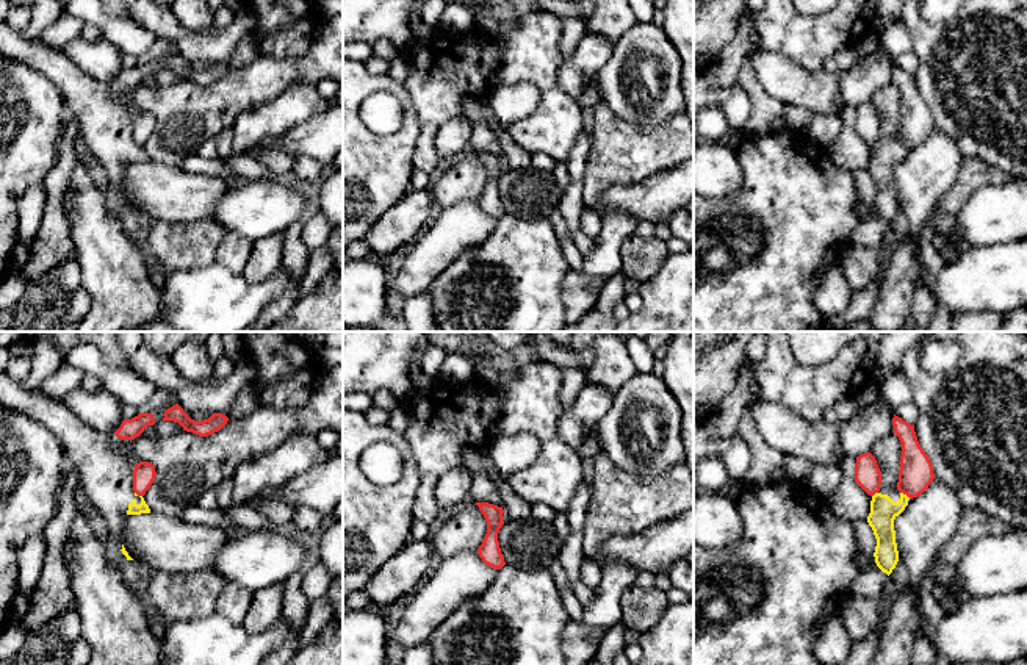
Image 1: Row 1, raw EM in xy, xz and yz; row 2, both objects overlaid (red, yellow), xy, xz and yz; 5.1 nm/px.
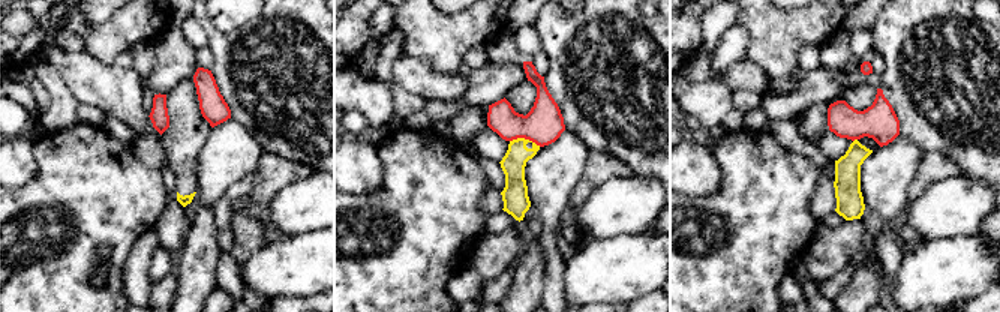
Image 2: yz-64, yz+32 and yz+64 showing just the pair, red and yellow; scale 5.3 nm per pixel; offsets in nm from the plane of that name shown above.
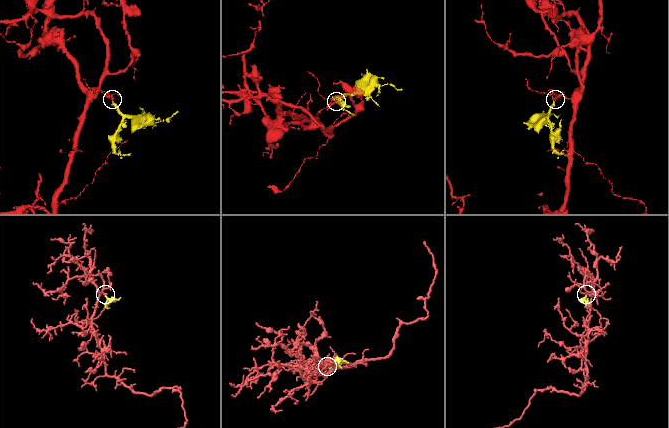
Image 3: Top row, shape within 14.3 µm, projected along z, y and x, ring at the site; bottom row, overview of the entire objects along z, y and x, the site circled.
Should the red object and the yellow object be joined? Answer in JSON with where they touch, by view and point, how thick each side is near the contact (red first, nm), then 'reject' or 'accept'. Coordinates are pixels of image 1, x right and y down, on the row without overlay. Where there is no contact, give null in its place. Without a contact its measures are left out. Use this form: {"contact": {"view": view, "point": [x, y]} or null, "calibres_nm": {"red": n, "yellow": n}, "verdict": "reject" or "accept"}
{"contact": {"view": "yz", "point": [905, 143]}, "calibres_nm": {"red": 180, "yellow": 140}, "verdict": "reject"}

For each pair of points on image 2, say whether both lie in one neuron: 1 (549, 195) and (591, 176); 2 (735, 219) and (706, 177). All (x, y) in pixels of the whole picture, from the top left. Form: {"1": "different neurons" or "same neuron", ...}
{"1": "different neurons", "2": "different neurons"}

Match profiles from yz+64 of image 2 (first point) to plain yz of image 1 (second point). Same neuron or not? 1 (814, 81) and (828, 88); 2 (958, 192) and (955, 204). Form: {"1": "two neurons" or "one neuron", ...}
{"1": "two neurons", "2": "two neurons"}

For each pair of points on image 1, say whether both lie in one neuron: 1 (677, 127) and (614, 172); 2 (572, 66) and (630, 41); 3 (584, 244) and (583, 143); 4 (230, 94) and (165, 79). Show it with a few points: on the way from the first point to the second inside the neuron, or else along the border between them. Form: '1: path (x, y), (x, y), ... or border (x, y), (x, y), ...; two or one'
1: path (661, 143), (652, 152), (630, 157); one
2: border (614, 46), (609, 60), (595, 75); two
3: path (575, 219), (576, 168); one
4: border (182, 79), (165, 86), (155, 85); two

